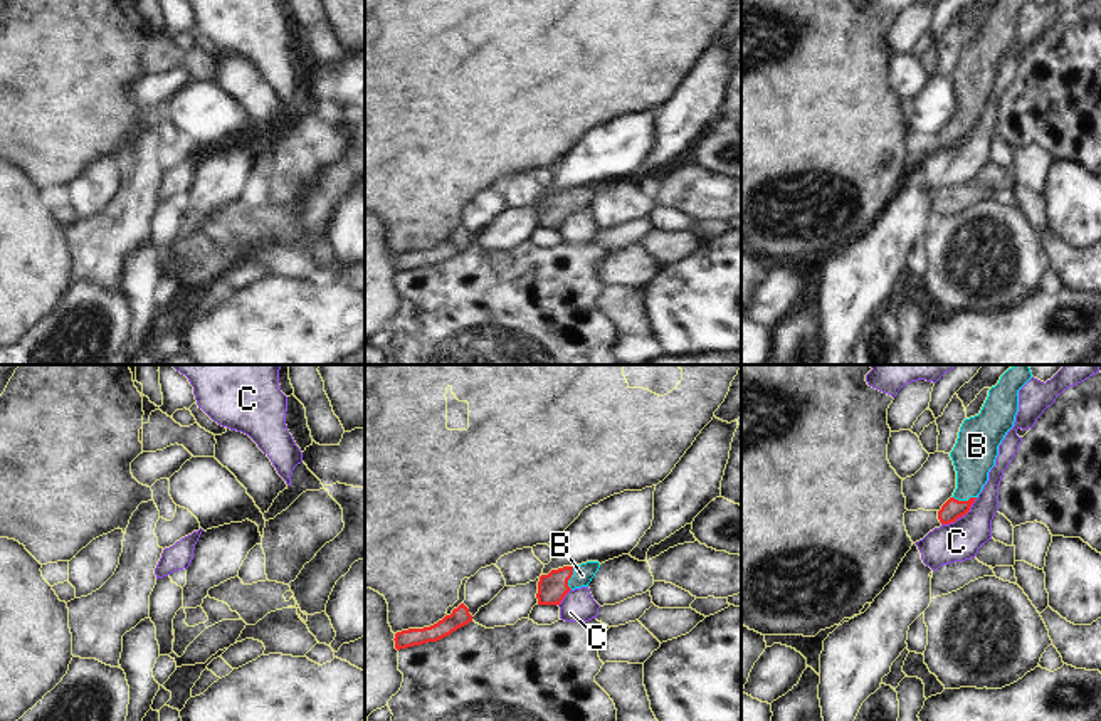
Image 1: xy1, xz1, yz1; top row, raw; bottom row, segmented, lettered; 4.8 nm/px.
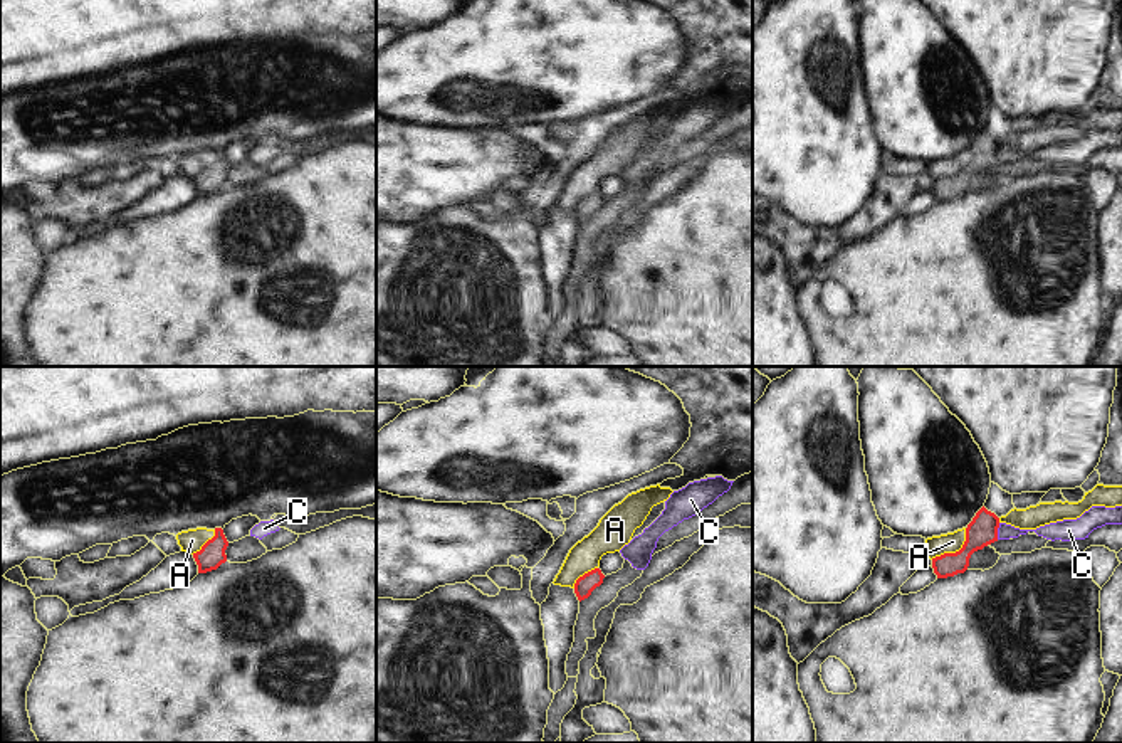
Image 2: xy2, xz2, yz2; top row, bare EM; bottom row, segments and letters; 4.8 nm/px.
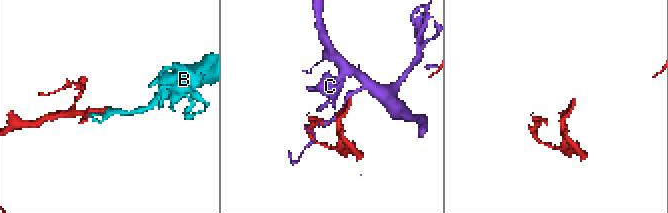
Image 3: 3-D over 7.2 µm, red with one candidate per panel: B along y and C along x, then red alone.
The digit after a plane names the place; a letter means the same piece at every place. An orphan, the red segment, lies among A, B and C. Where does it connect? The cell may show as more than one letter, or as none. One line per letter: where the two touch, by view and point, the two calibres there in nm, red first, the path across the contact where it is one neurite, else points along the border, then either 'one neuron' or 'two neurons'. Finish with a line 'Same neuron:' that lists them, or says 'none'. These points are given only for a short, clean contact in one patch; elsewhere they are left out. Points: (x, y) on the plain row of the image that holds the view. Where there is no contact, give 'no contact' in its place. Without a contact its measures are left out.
A: yz2 (956, 175) | 140/100 nm | along yz2 (966, 152), (966, 162), (958, 173), (931, 182) | two neurons
B: yz1 (964, 125) | 100/200 nm | across yz1 (952, 133), (964, 125), (975, 74) | one neuron
C: yz1 (960, 140) | 100/190 nm | two neurons
Same neuron: B

